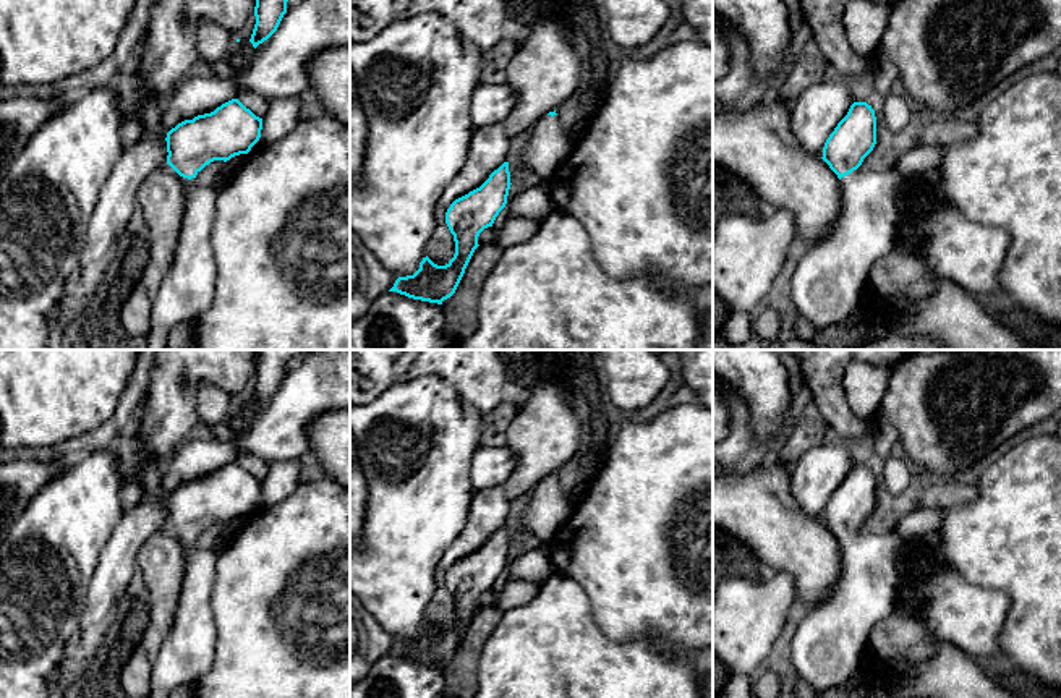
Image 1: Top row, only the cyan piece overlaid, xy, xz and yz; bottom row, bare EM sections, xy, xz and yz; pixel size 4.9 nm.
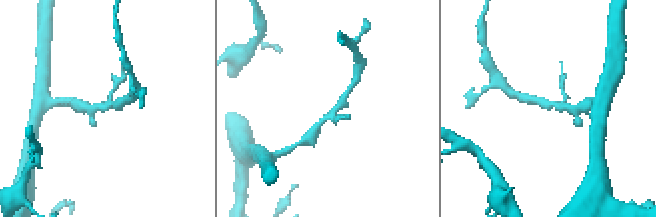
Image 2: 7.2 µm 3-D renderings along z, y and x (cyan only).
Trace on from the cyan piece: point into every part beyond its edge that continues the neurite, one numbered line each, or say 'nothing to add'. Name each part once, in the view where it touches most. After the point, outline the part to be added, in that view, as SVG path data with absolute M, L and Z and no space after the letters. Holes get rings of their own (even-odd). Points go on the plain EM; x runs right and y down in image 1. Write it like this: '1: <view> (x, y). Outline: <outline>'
1: yz (826, 650). Outline: M857 531L841 541L842 568L829 598L808 611L790 641L790 659L799 677L812 685L816 695L836 688L860 674L863 651L873 627L894 607L904 581L904 536L899 533Z

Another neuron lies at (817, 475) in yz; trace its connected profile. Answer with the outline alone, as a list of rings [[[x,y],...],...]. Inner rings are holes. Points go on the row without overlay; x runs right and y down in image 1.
[[[831,437],[805,452],[792,470],[792,496],[800,509],[815,520],[823,520],[823,510],[837,486],[854,466],[850,447]]]

